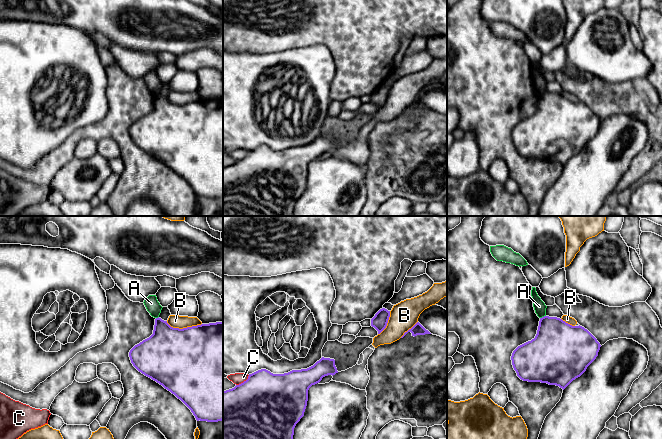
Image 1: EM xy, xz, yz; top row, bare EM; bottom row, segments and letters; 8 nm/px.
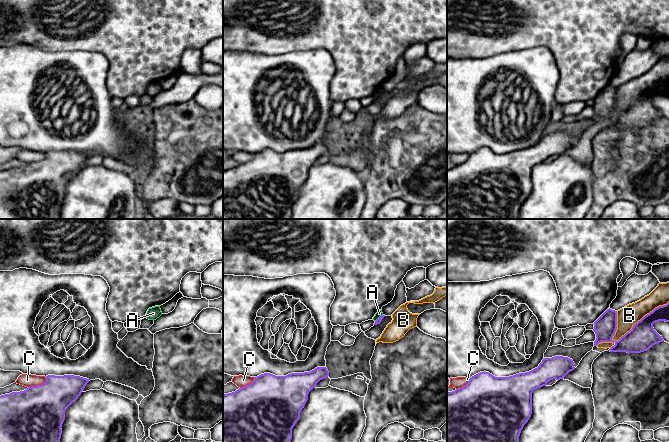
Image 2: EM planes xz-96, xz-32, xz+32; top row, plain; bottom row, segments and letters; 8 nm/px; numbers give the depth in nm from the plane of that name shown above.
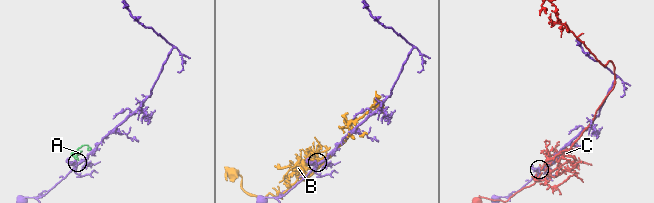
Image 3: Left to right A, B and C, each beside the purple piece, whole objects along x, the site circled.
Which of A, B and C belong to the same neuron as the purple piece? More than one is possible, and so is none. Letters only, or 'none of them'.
none of them

